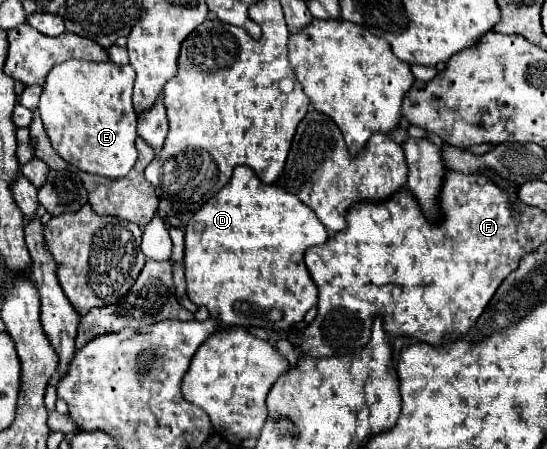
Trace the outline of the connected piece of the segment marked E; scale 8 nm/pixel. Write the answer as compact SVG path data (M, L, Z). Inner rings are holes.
M66 60L54 66L46 78L44 92L40 96L40 116L52 148L72 166L88 174L98 174L106 178L122 178L130 172L136 162L136 126L138 114L132 106L134 70L132 66L118 66L114 62L88 62L88 60Z

